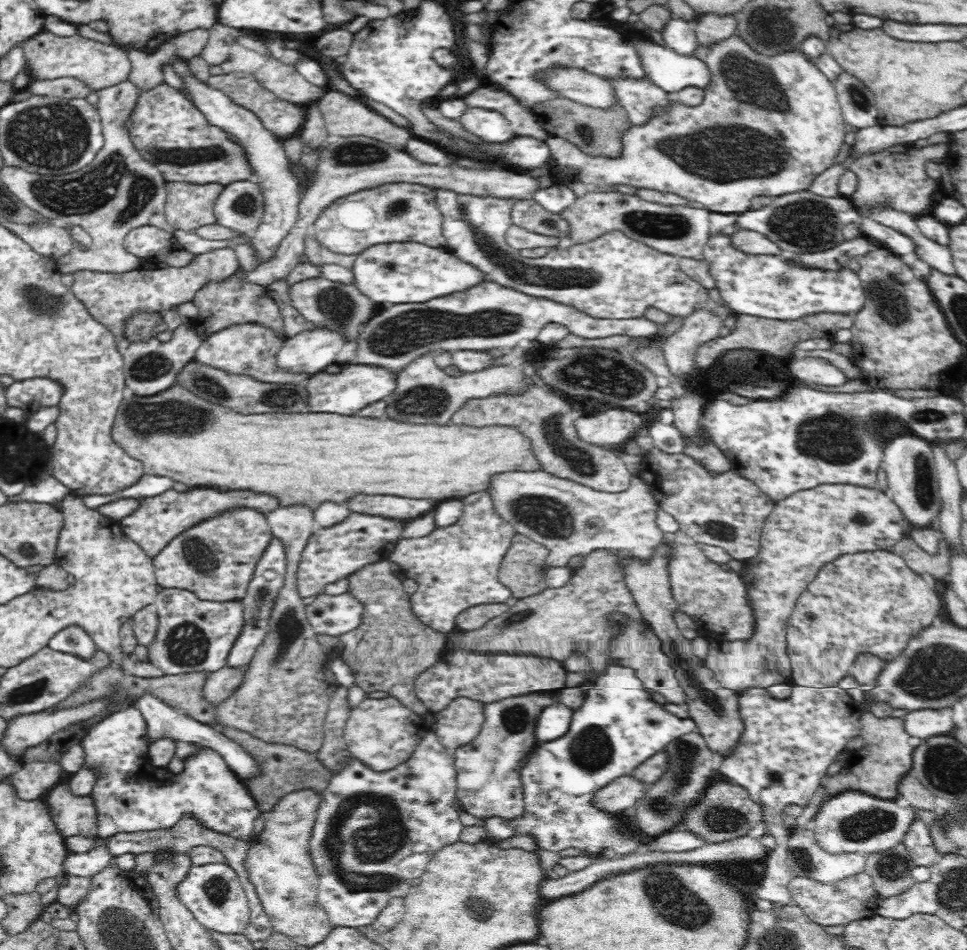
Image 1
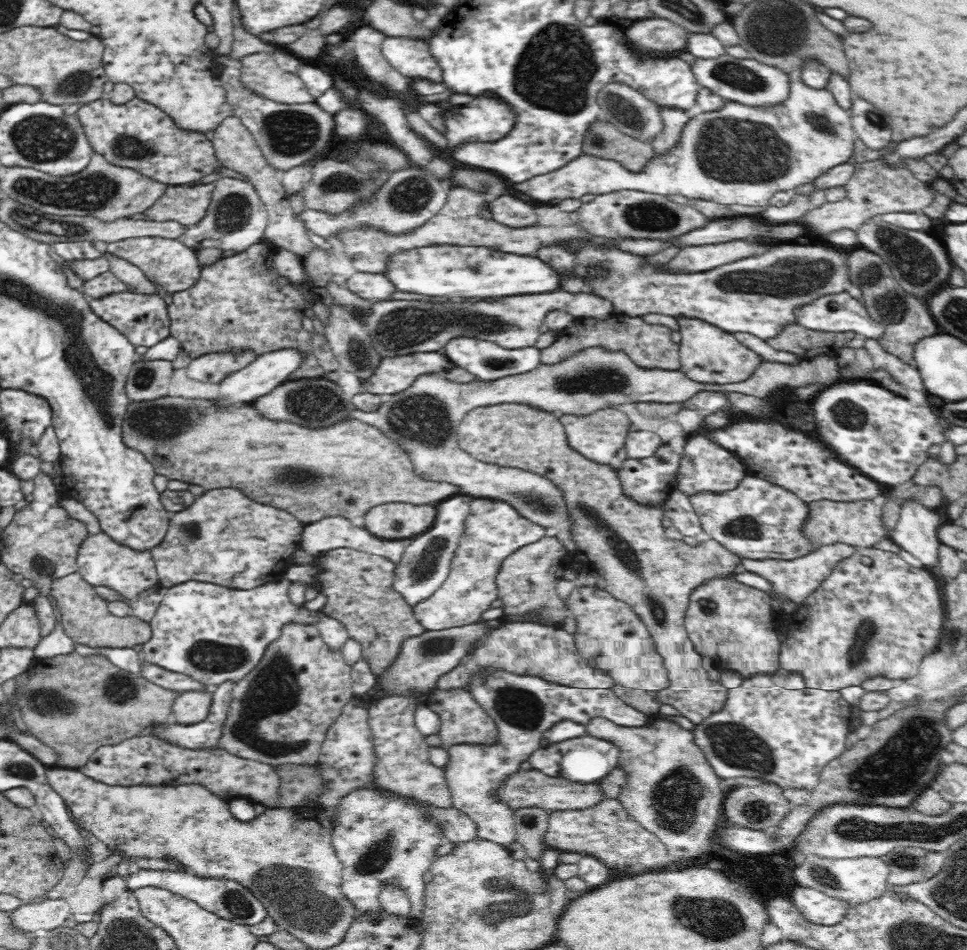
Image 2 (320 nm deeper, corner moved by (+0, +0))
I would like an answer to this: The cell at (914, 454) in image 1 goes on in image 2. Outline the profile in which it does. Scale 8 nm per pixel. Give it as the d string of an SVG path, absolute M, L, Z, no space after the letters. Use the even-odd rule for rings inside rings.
M913 498L900 507L899 522L894 530L888 532L888 538L916 557L922 568L934 568L941 545L937 526L943 524L942 518L932 508Z

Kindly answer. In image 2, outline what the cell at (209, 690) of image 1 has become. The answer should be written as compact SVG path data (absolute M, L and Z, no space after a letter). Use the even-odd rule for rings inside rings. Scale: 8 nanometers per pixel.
M190 691L181 693L174 700L170 721L183 725L196 724L209 714L212 691Z

